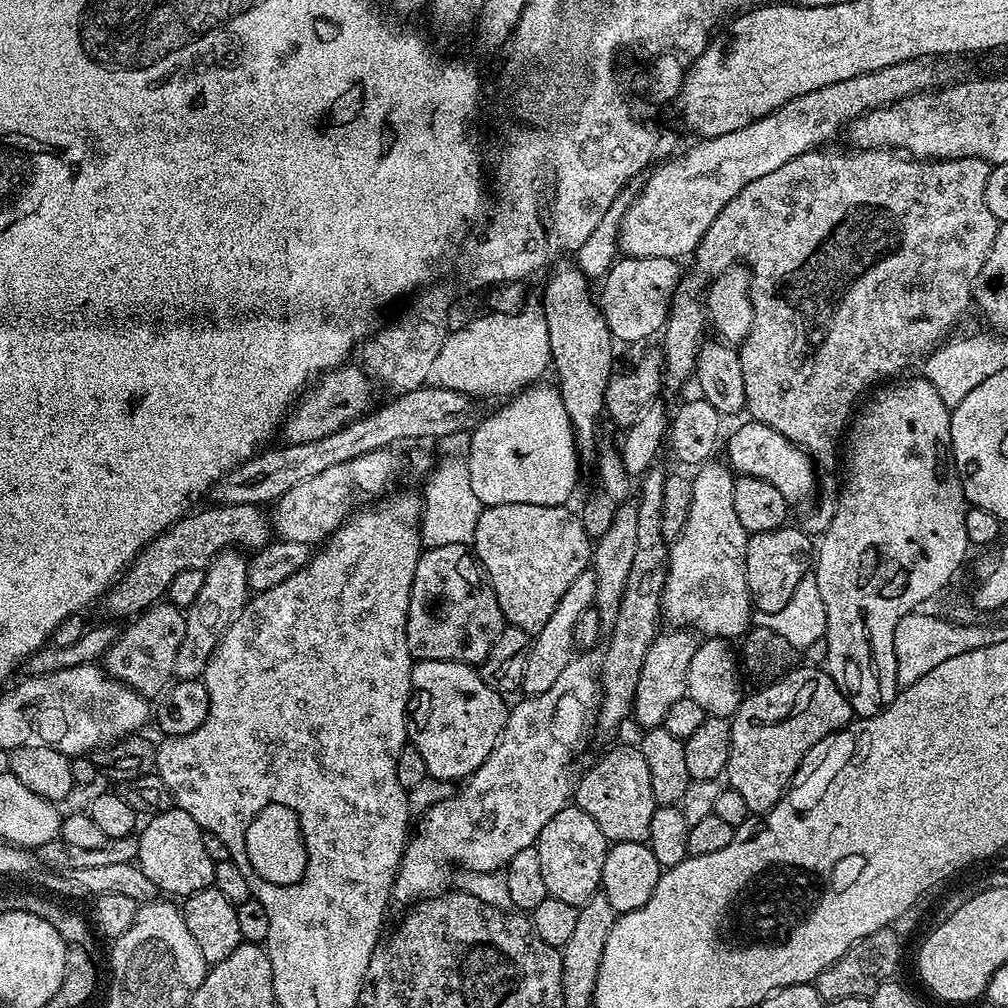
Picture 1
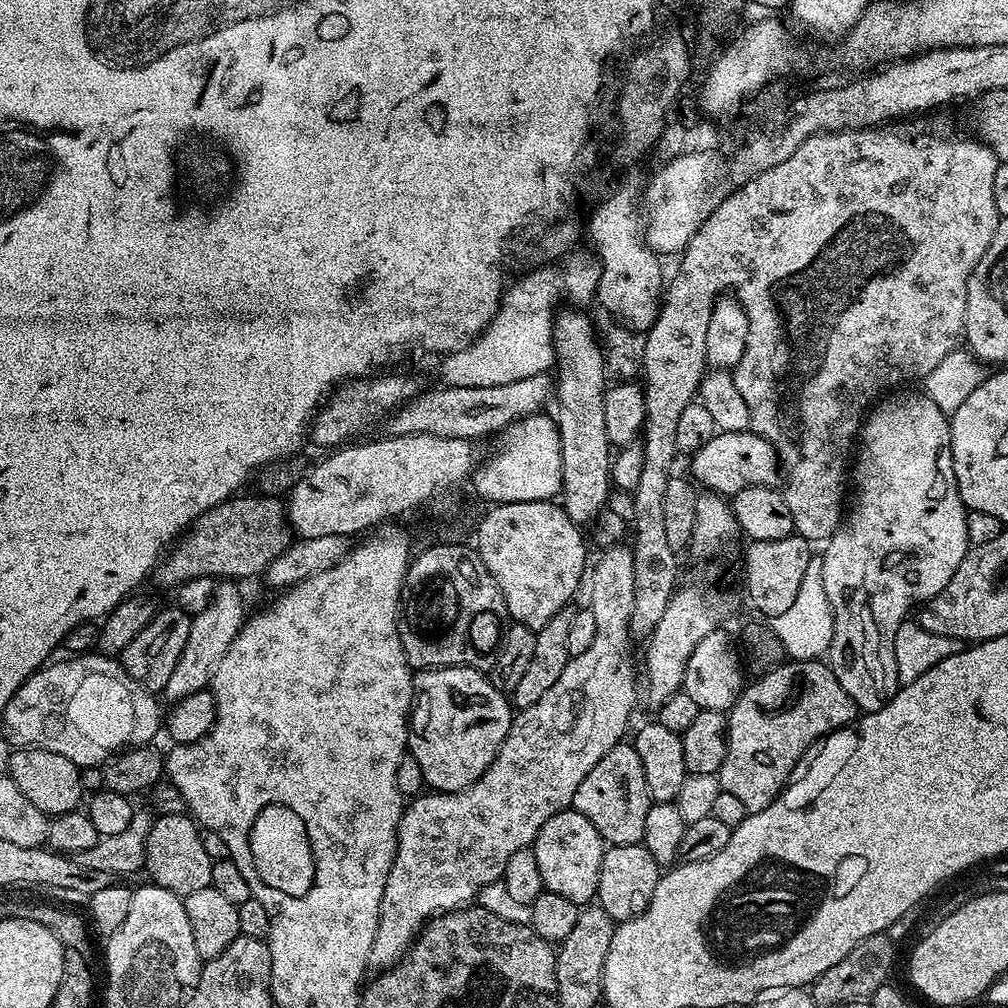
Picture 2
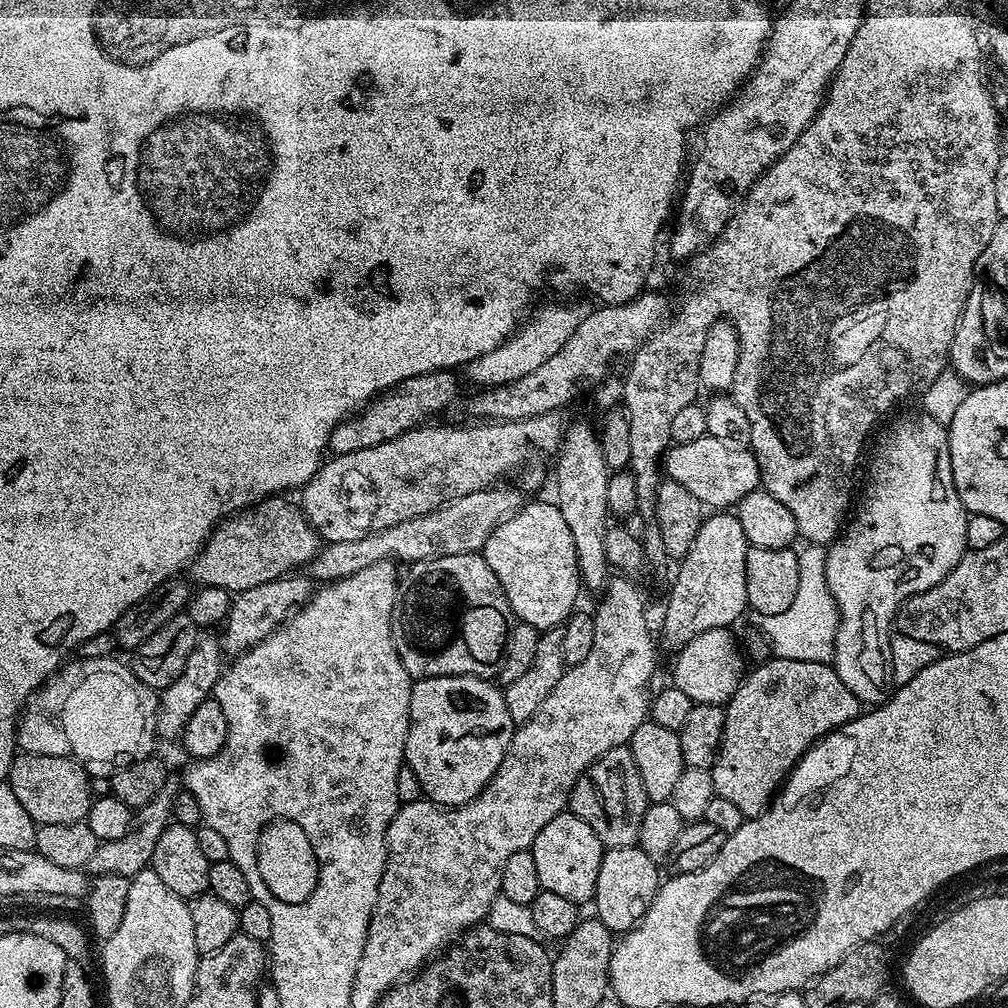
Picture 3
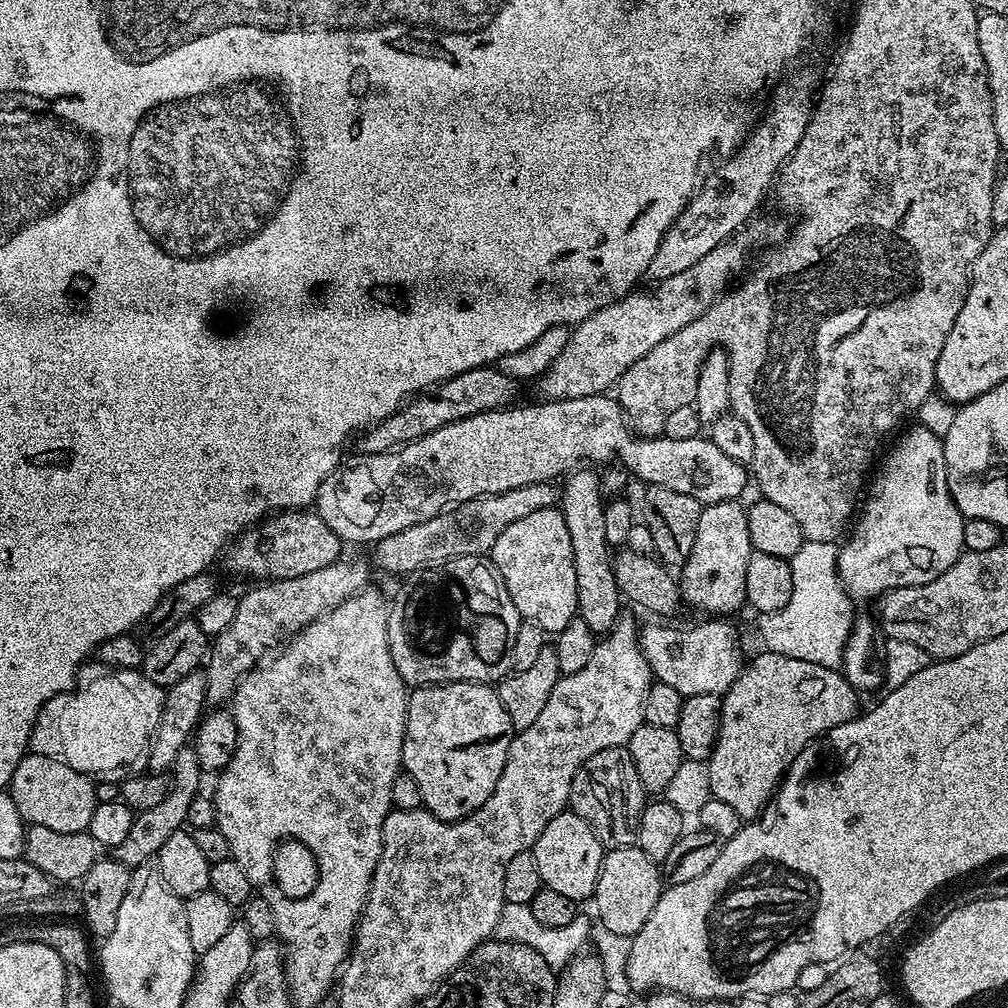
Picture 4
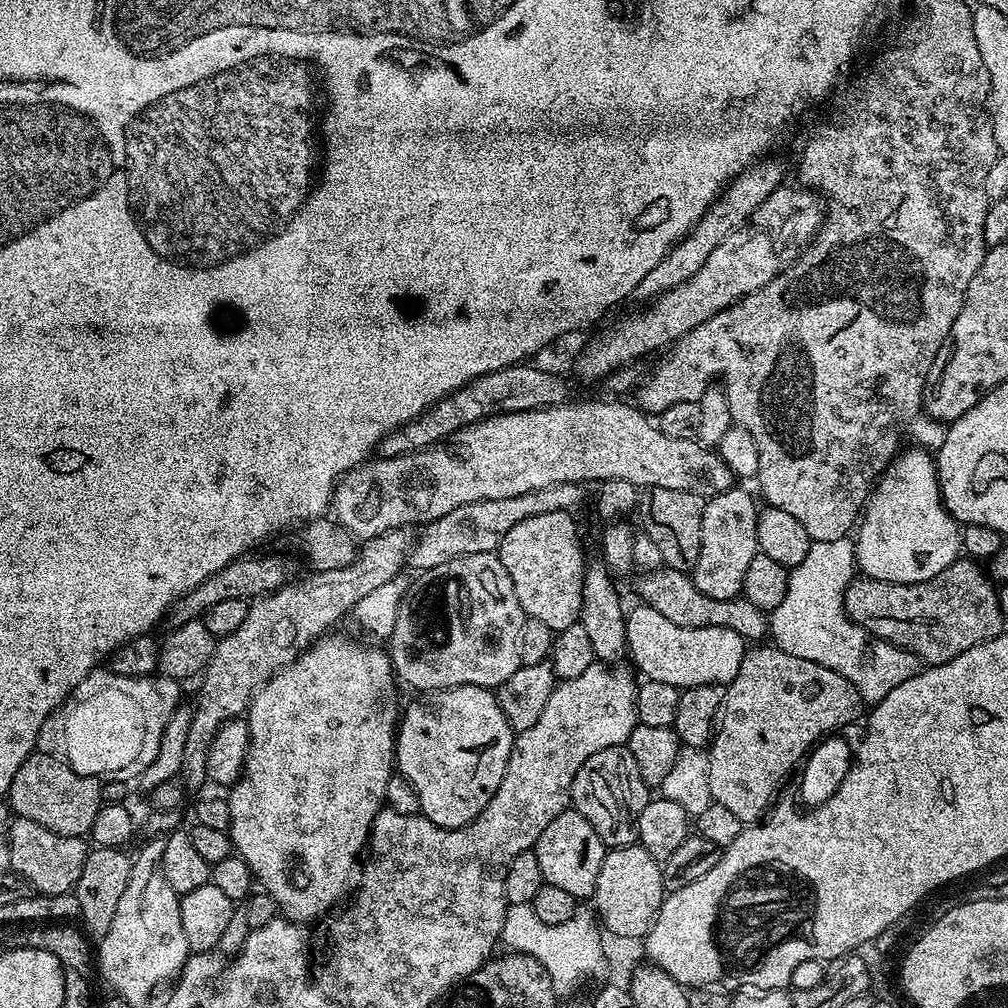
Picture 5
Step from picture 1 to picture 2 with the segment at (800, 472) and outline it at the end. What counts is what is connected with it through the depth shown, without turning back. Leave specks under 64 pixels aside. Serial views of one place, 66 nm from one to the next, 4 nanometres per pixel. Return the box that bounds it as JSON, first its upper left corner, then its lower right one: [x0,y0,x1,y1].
[691,431,782,498]

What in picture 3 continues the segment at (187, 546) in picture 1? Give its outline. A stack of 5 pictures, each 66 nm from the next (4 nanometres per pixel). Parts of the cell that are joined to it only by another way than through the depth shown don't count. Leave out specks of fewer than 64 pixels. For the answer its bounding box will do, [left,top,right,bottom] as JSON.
[190,495,322,594]

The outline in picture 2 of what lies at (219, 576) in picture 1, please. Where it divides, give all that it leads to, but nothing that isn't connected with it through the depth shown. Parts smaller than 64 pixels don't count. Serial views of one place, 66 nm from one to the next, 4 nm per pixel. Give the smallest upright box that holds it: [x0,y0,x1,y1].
[162,582,244,702]

